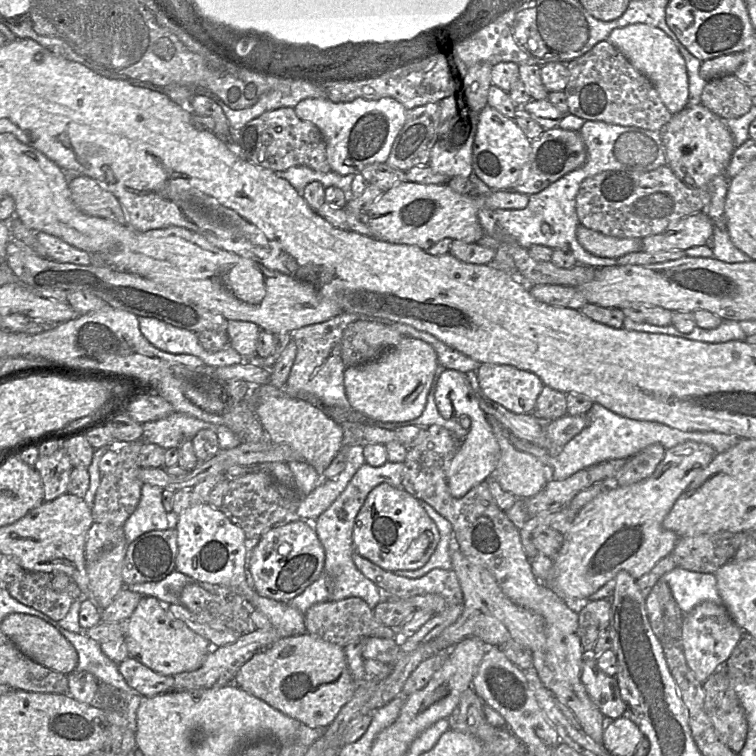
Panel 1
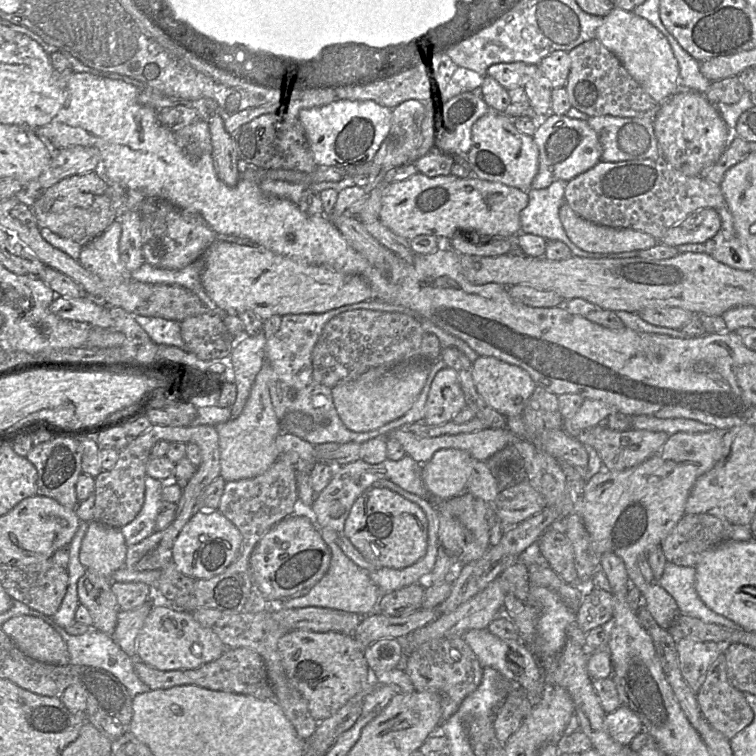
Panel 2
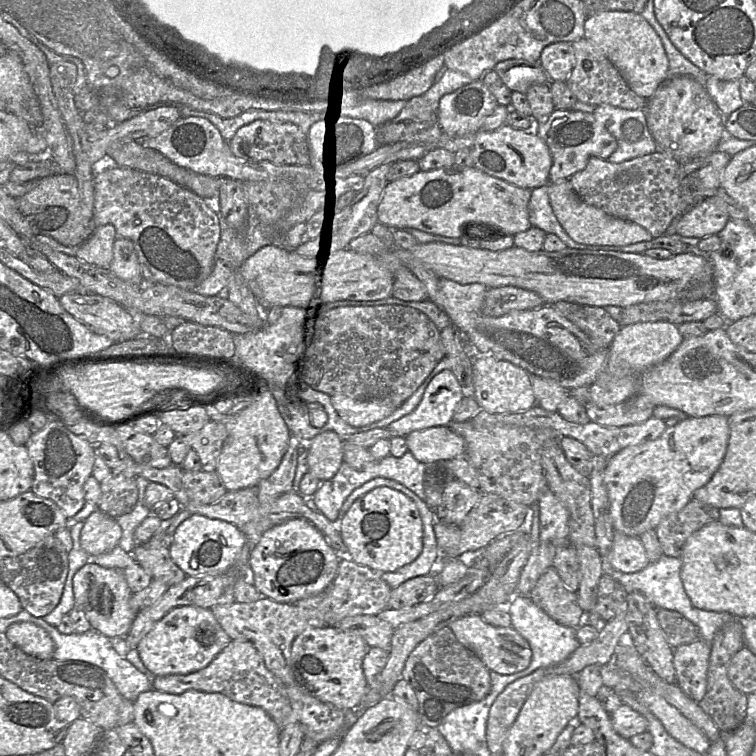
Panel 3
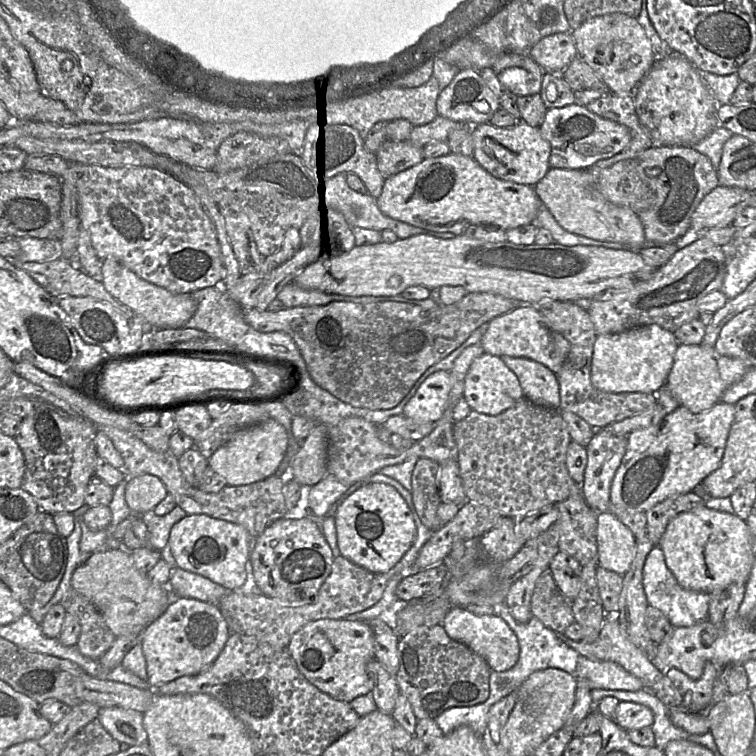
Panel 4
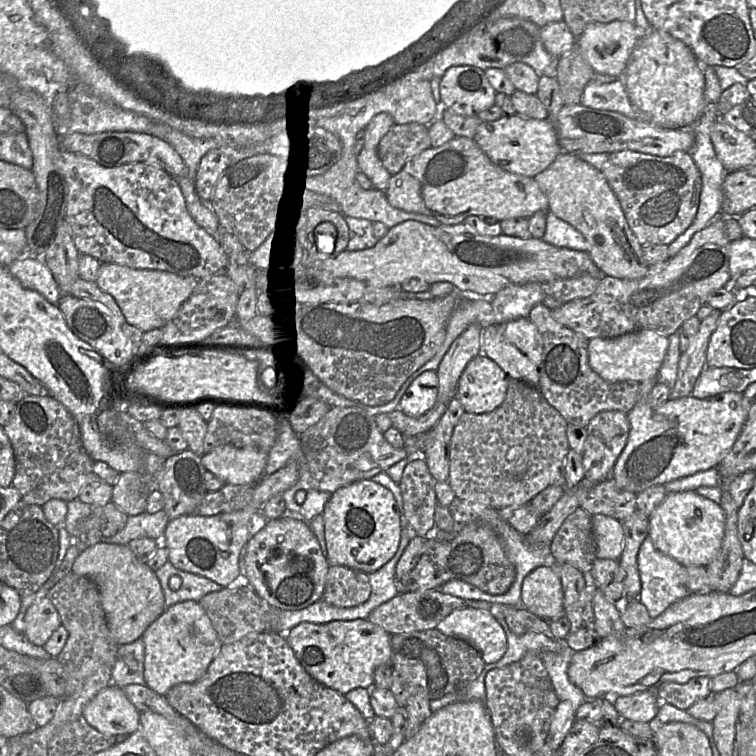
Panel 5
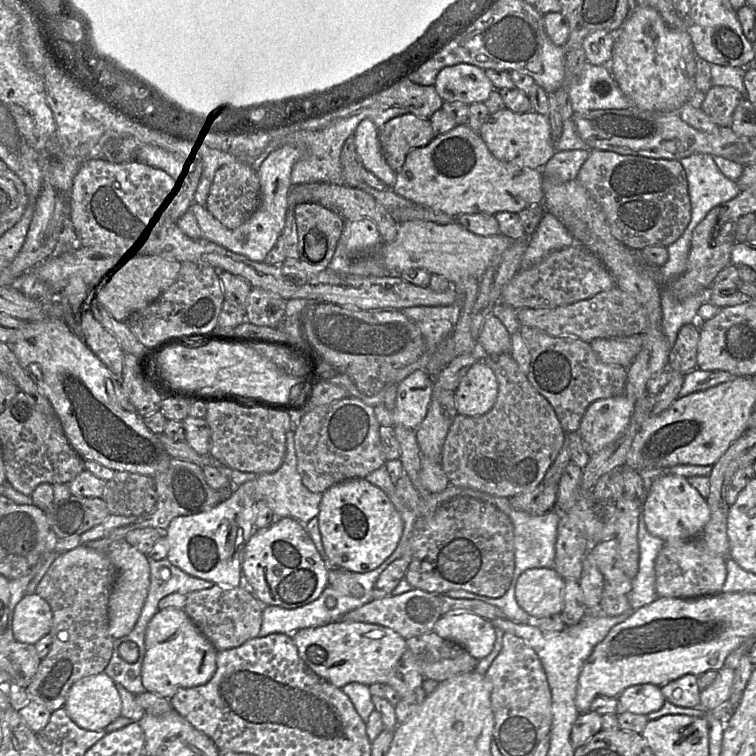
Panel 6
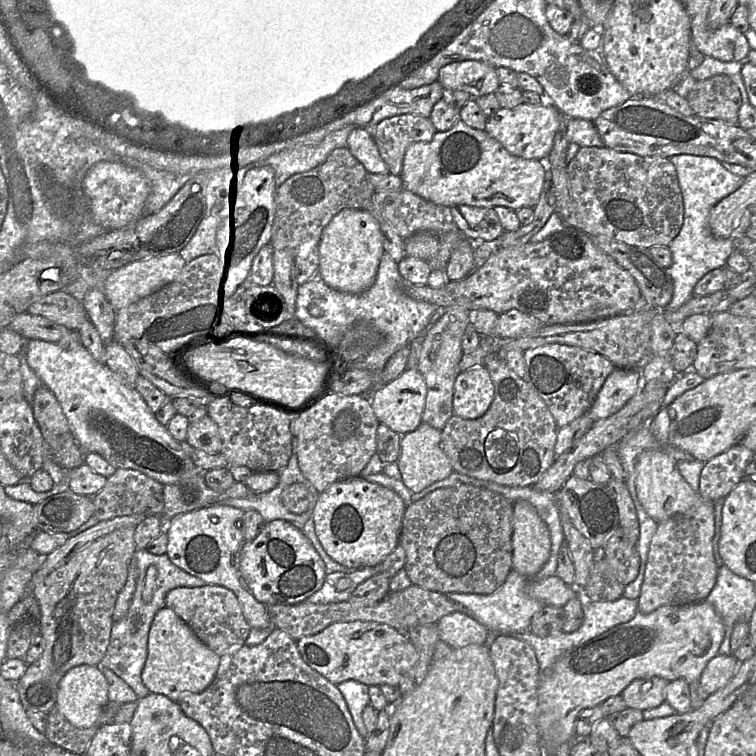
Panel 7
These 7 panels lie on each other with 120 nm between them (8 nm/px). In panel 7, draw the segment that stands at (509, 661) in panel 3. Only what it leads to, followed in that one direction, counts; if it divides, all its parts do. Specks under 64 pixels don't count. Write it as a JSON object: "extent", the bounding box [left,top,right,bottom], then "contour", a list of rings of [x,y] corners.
{"extent":[437,611,489,648],"contour":[[[461,611],[449,613],[437,621],[439,639],[452,648],[485,643],[489,631],[470,615]]]}

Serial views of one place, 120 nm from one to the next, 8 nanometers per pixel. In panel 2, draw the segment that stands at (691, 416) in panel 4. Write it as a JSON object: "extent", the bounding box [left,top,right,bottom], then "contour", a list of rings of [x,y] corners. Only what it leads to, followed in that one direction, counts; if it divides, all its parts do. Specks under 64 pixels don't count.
{"extent":[581,429,723,630],"contour":[[[712,429],[703,433],[675,433],[669,437],[658,453],[641,464],[619,472],[603,469],[589,477],[583,486],[583,513],[581,518],[590,535],[591,546],[595,556],[600,561],[601,555],[606,552],[612,552],[623,560],[631,584],[641,591],[646,600],[646,607],[657,624],[667,630],[680,614],[680,611],[675,600],[664,588],[656,582],[651,584],[645,582],[639,569],[639,562],[647,556],[651,548],[663,542],[686,514],[685,505],[687,498],[696,480],[711,470],[719,460],[723,432]]]}

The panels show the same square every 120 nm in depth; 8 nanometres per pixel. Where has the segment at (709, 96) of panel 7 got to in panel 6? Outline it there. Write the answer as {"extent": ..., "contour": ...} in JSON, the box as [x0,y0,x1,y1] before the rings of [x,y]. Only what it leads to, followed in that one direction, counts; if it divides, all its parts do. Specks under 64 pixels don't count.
{"extent":[701,85,744,127],"contour":[[[713,85],[705,94],[701,109],[719,127],[731,127],[733,114],[744,99],[733,87]]]}

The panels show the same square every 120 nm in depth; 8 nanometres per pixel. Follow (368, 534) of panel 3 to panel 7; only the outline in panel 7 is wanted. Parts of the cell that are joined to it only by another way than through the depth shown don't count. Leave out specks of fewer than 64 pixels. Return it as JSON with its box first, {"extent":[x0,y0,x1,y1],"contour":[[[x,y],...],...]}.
{"extent":[313,477,406,569],"contour":[[[362,477],[338,481],[319,495],[313,511],[316,535],[325,552],[349,569],[375,567],[399,544],[406,504],[393,490]]]}

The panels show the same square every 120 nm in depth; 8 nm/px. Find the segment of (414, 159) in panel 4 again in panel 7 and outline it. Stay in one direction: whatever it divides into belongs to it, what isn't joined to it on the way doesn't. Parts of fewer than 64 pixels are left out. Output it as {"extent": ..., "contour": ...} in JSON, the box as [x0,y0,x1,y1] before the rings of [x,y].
{"extent":[372,114,436,175],"contour":[[[401,114],[380,121],[372,137],[392,175],[400,175],[406,149],[415,142],[429,141],[436,129],[430,118]]]}

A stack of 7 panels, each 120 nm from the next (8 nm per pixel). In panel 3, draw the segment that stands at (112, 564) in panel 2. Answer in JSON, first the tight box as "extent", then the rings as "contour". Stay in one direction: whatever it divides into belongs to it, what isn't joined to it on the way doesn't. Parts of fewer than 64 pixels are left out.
{"extent":[80,509,122,555],"contour":[[[96,509],[84,521],[80,534],[82,549],[89,555],[99,555],[115,548],[122,536],[116,518]]]}

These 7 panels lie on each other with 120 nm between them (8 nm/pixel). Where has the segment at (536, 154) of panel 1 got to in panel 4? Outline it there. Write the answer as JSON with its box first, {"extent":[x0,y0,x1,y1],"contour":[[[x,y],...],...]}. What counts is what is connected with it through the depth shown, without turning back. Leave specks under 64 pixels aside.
{"extent":[538,103,631,169],"contour":[[[577,103],[548,109],[543,123],[538,128],[551,146],[551,168],[590,169],[598,161],[623,151],[631,141],[631,134],[626,126],[602,118]]]}

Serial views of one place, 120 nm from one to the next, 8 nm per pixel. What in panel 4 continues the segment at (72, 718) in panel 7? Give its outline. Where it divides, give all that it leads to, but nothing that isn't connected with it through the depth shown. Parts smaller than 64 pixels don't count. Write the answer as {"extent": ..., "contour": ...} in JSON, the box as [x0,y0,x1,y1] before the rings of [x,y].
{"extent":[97,707,148,751],"contour":[[[121,707],[99,709],[97,720],[118,742],[121,751],[129,746],[147,744],[148,736],[143,726],[143,714]]]}

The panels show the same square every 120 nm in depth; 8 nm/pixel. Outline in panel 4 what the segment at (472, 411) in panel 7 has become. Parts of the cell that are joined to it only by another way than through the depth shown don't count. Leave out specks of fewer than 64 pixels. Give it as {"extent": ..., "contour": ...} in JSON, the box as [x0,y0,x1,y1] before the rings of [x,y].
{"extent":[462,354,524,416],"contour":[[[482,354],[470,365],[464,380],[462,396],[473,411],[496,416],[513,407],[520,399],[524,398],[524,393],[517,376],[500,357]]]}

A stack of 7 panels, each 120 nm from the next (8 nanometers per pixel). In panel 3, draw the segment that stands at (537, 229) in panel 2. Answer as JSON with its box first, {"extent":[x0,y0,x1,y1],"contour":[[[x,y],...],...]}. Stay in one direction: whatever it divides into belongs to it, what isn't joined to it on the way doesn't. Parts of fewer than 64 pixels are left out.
{"extent":[529,184,600,250],"contour":[[[549,184],[531,190],[529,203],[529,220],[531,226],[543,230],[546,234],[554,234],[572,249],[587,250],[587,247],[600,245],[581,244],[574,241],[562,228],[550,204]]]}

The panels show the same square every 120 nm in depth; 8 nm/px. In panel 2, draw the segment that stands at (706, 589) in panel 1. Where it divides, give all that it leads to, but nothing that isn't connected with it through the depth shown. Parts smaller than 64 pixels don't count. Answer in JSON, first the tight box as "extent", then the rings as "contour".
{"extent":[656,561,741,628],"contour":[[[667,561],[663,574],[656,583],[671,595],[681,614],[701,619],[706,623],[741,628],[704,604],[695,589],[695,576],[695,567],[678,566]]]}

